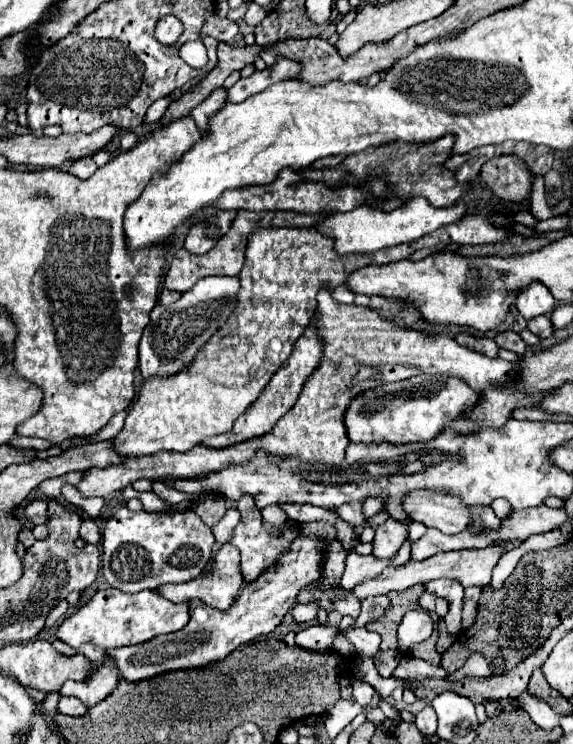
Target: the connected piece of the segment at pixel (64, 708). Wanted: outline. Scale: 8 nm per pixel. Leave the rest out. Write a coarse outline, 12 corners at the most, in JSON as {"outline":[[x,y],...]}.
{"outline":[[61,696],[59,712],[85,716],[89,706],[79,698]]}

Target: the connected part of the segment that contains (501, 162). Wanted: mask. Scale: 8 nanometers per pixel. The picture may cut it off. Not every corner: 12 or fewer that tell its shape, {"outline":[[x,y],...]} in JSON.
{"outline":[[519,156],[483,164],[483,182],[503,202],[531,196],[531,170]]}

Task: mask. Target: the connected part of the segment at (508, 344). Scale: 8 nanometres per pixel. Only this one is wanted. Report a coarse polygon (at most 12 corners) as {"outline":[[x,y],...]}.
{"outline":[[511,330],[497,334],[499,348],[523,354],[527,344]]}

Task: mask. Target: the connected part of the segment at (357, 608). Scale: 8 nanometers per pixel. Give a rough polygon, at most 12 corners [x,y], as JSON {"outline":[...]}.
{"outline":[[355,596],[337,600],[335,610],[357,618],[361,602]]}

